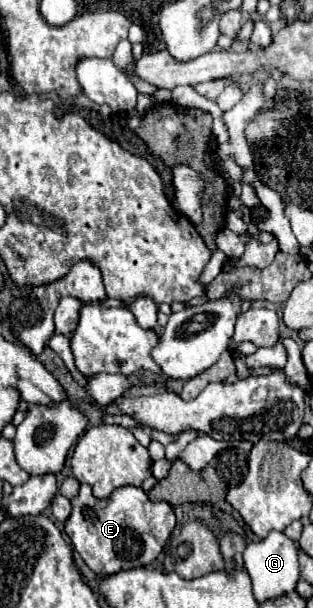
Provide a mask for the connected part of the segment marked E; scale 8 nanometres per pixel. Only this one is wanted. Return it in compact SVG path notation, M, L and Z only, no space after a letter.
M81 484L71 504L73 512L65 522L65 532L85 564L99 576L151 564L175 528L173 508L167 502L151 502L137 486L117 488L107 500L99 500L91 494L91 486Z

